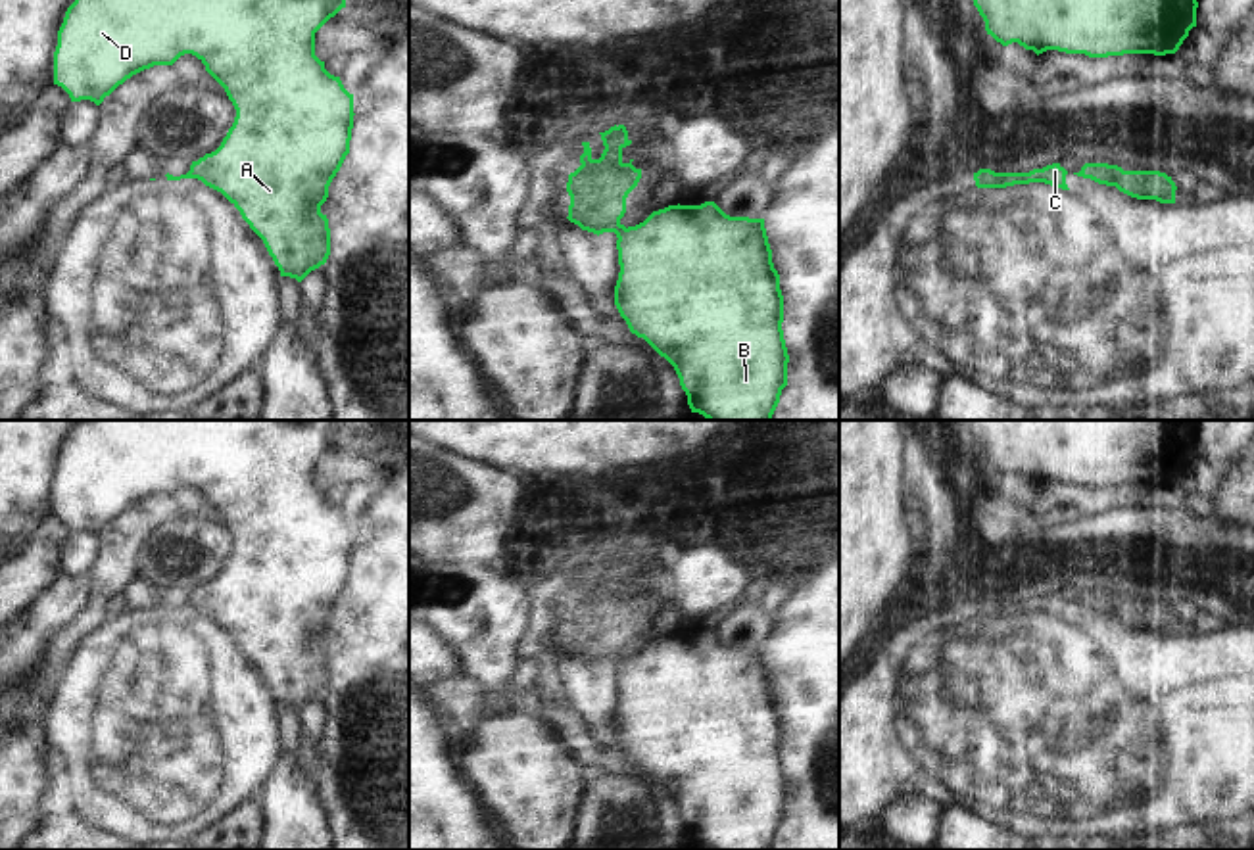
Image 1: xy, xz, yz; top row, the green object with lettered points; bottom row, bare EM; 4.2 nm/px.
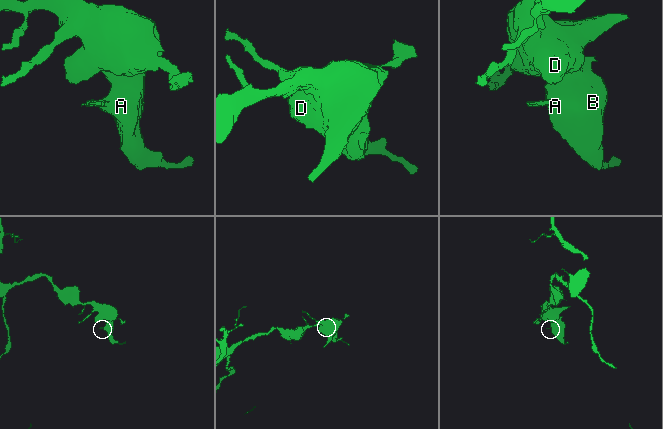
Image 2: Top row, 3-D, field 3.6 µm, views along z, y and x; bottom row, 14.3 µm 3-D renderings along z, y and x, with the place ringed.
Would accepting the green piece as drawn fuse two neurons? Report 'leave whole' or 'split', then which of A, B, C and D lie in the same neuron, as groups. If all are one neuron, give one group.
split | A B D / C

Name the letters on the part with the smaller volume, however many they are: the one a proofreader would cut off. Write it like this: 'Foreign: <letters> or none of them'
Foreign: C

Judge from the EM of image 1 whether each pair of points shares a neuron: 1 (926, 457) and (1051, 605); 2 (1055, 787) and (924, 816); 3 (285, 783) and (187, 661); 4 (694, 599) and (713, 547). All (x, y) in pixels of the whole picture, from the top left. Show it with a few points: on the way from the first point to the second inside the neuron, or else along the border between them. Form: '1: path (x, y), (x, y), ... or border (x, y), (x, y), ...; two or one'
1: border (1059, 591), (1030, 601), (999, 603); two
2: border (901, 795), (928, 795), (943, 810); two
3: border (283, 753), (271, 779), (258, 795); two
4: path (699, 586), (713, 568), (713, 561); one

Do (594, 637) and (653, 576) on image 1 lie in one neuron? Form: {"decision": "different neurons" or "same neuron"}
{"decision": "different neurons"}

